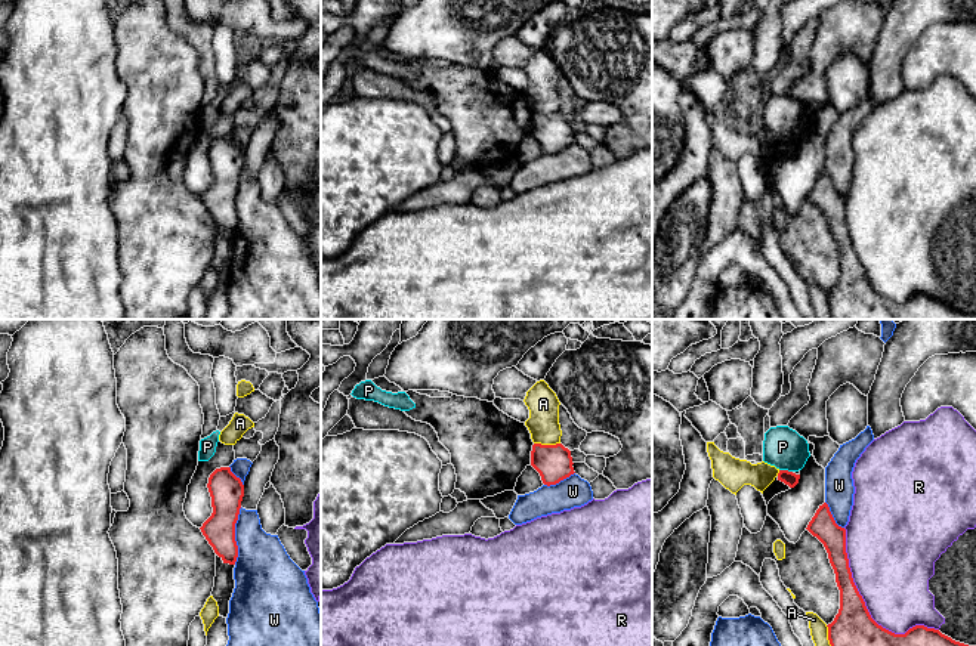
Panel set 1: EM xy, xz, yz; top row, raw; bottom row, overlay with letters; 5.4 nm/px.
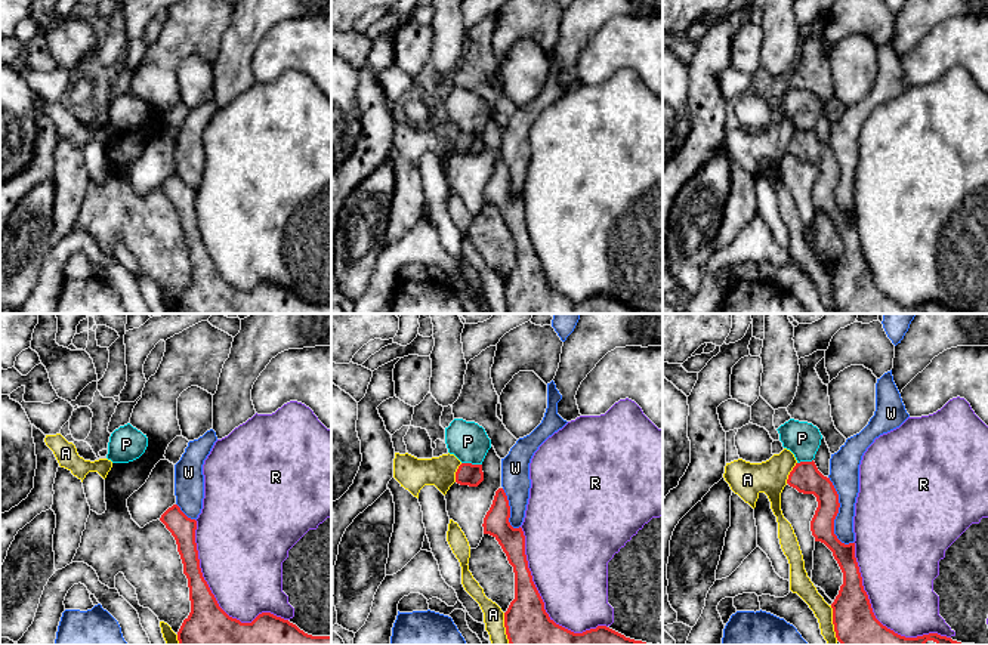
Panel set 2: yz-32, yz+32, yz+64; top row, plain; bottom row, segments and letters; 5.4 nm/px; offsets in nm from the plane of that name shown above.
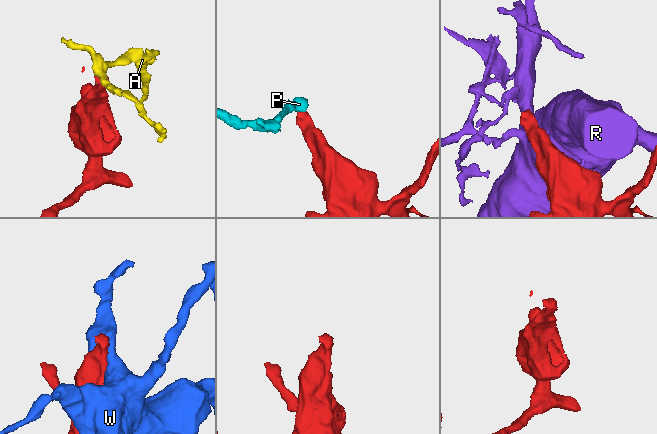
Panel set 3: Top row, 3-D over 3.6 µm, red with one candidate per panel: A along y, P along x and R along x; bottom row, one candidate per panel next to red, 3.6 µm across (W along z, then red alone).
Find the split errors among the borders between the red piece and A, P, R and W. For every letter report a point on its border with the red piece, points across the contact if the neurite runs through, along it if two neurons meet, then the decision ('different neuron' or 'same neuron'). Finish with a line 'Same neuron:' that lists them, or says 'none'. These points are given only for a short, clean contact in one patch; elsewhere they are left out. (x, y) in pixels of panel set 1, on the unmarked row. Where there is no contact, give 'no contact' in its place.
A: meets red in xz at (547, 114); different neuron
P: meets red in yz at (785, 139); border along yz (780, 138), (791, 141); different neuron
R: meets red in yz at (865, 275); different neuron
W: meets red in xy at (234, 204); different neuron
Same neuron: none

